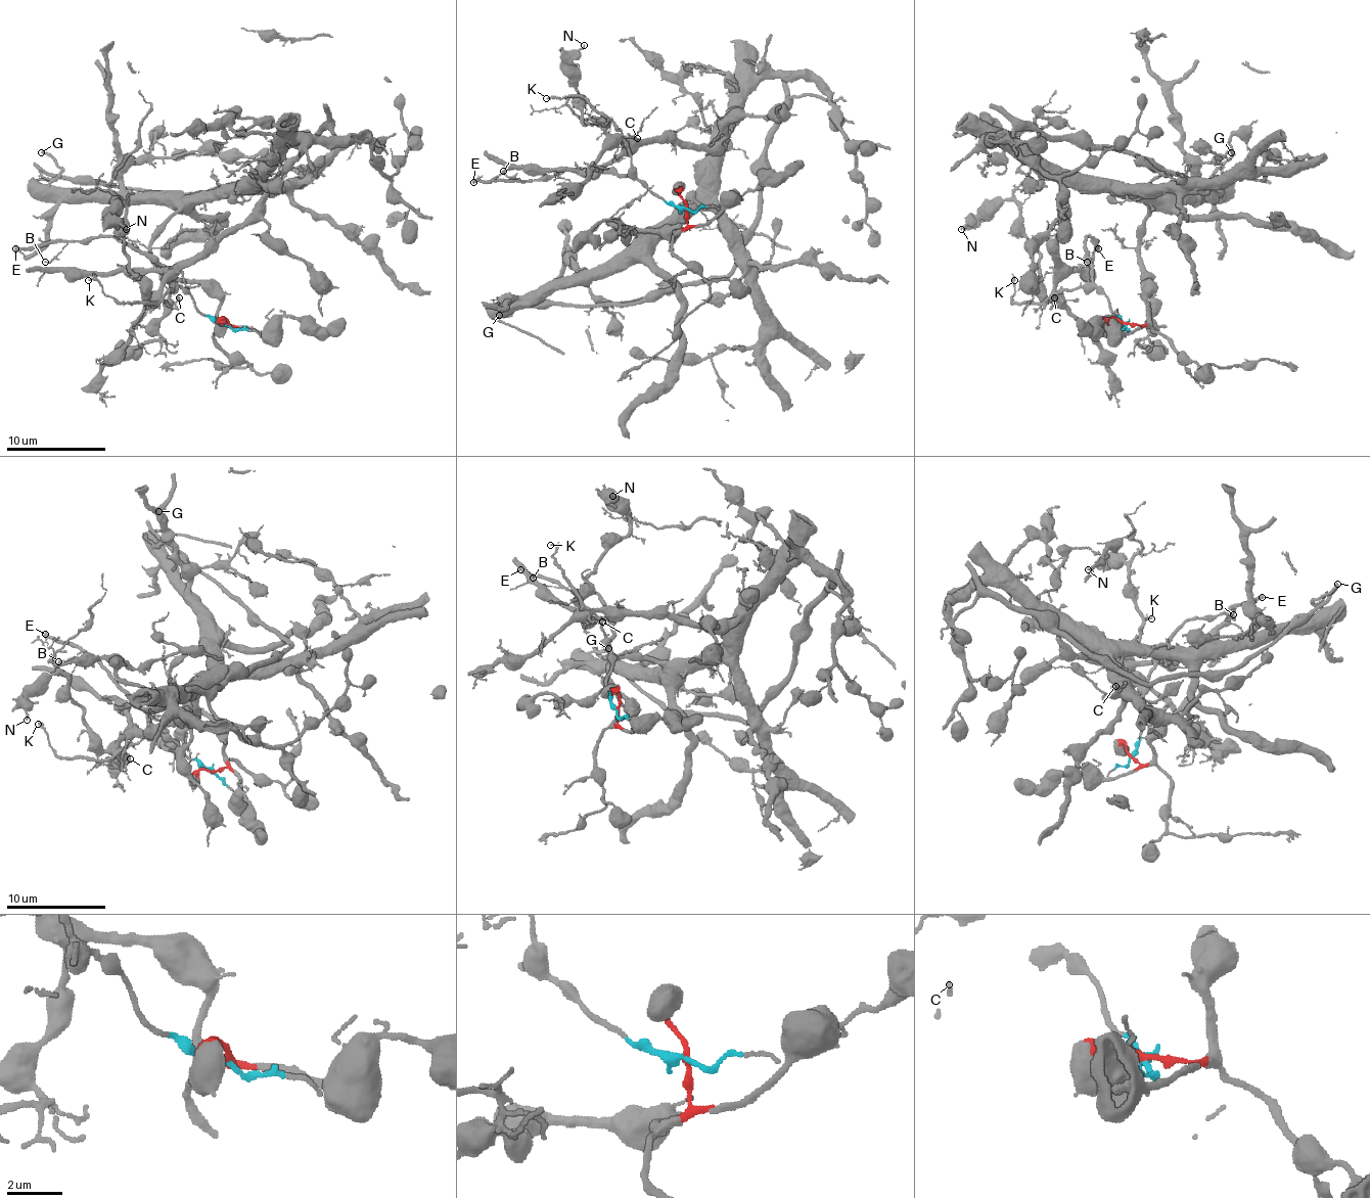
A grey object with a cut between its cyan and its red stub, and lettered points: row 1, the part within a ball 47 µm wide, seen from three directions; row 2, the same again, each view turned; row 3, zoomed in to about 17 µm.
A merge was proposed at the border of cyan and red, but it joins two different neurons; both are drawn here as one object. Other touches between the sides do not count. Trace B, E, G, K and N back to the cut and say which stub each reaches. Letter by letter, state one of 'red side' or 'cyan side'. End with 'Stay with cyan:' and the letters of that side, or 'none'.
B: cyan side
E: cyan side
G: red side
K: cyan side
N: red side
Stay with cyan: B, E, K

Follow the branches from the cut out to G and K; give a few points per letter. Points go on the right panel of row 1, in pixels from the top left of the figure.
G: (1124, 324), (1145, 324), (1148, 314), (1141, 225), (1166, 199), (1205, 197), (1218, 185), (1213, 175), (1230, 152)
K: (1124, 324), (1115, 317), (1110, 302), (1096, 289), (1058, 289), (1041, 302), (1011, 302), (1014, 279)

